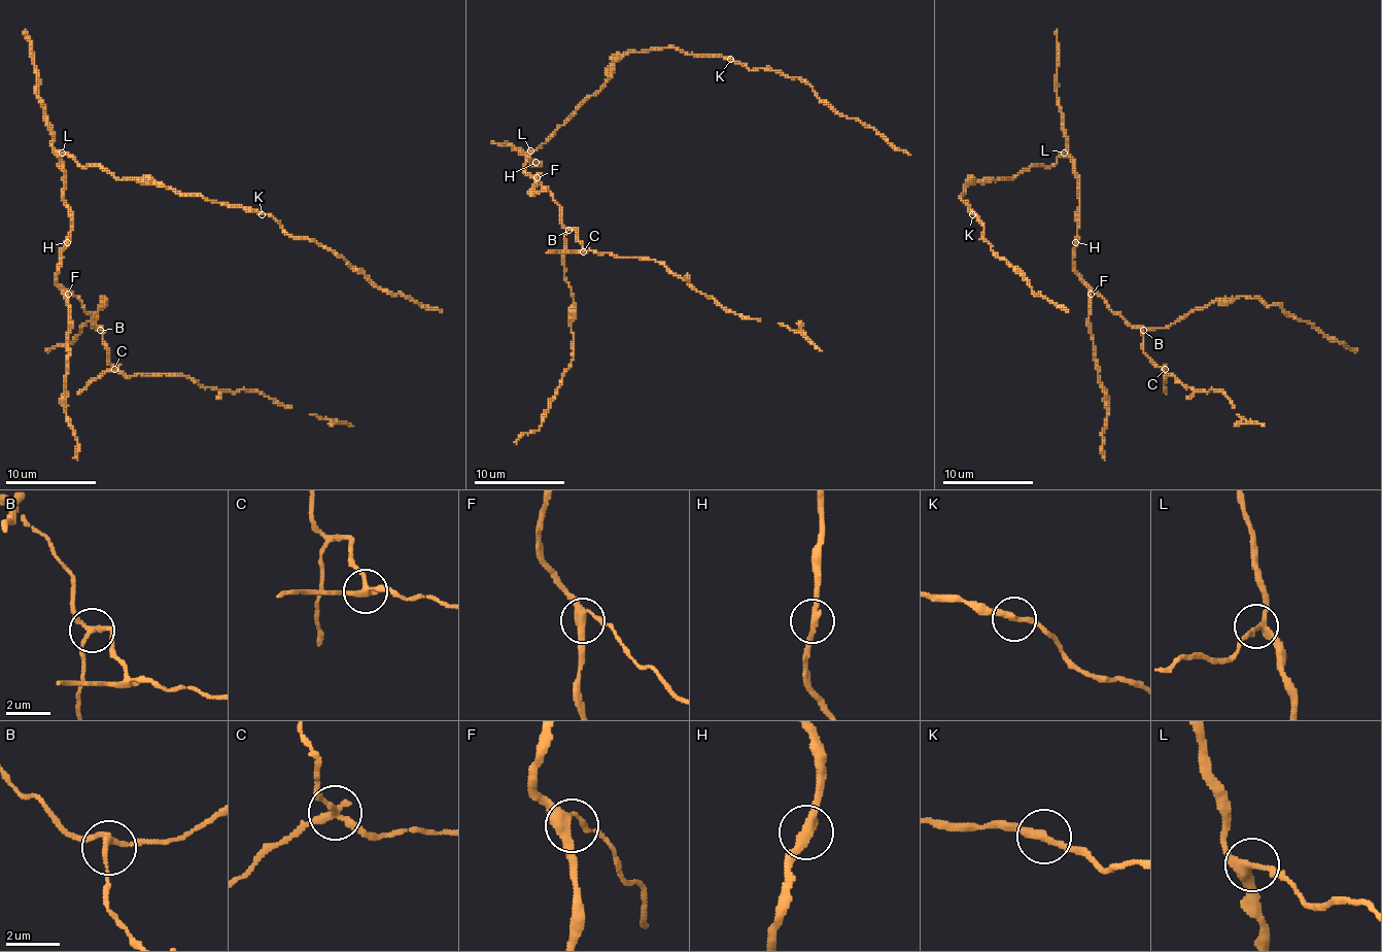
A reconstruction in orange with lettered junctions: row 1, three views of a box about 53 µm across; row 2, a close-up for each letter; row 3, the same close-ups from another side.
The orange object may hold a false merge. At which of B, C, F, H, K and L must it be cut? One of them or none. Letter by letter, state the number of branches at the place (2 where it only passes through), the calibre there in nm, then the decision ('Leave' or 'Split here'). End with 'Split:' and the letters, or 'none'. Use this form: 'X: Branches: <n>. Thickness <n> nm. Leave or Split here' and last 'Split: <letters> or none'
B: Branches: 3. Thickness 180 nm. Leave
C: Branches: 3. Thickness 240 nm. Split here
F: Branches: 3. Thickness 340 nm. Leave
H: Branches: 2. Thickness 280 nm. Leave
K: Branches: 2. Thickness 280 nm. Leave
L: Branches: 3. Thickness 260 nm. Leave
Split: C

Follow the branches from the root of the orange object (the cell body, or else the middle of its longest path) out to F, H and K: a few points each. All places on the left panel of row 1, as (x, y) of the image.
F: (64, 179), (64, 205), (71, 218), (71, 241), (62, 252), (57, 282), (68, 294)
H: (64, 179), (64, 205), (71, 218), (71, 237), (66, 241)
K: (64, 179), (62, 155), (68, 155), (79, 166), (102, 166), (121, 179), (152, 179), (262, 214)

